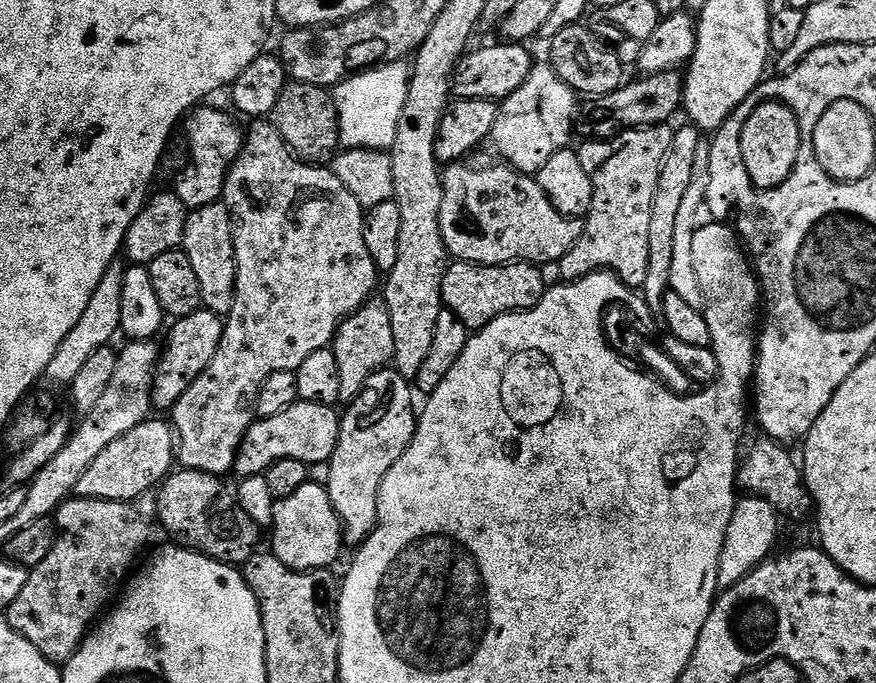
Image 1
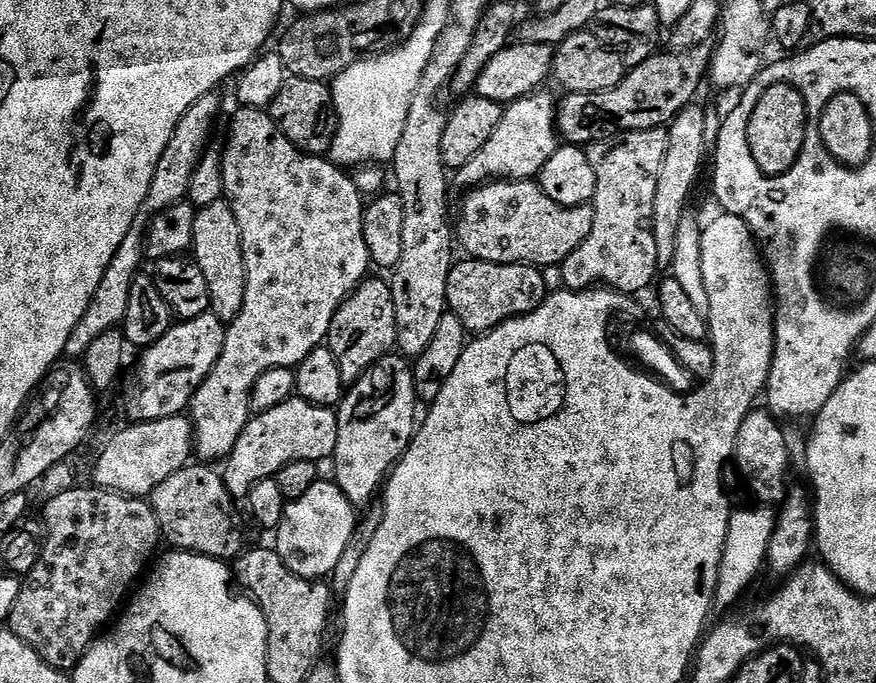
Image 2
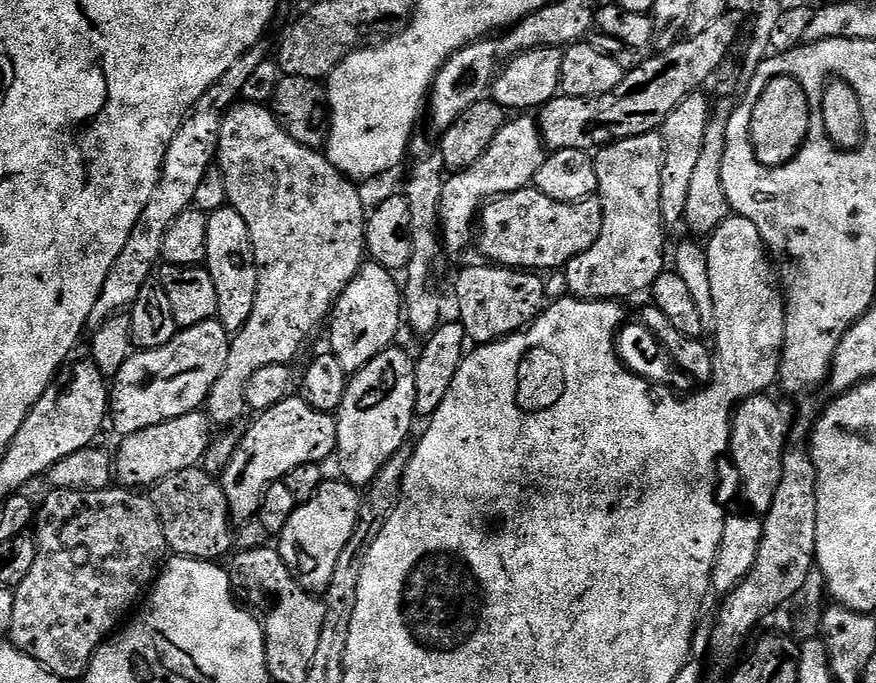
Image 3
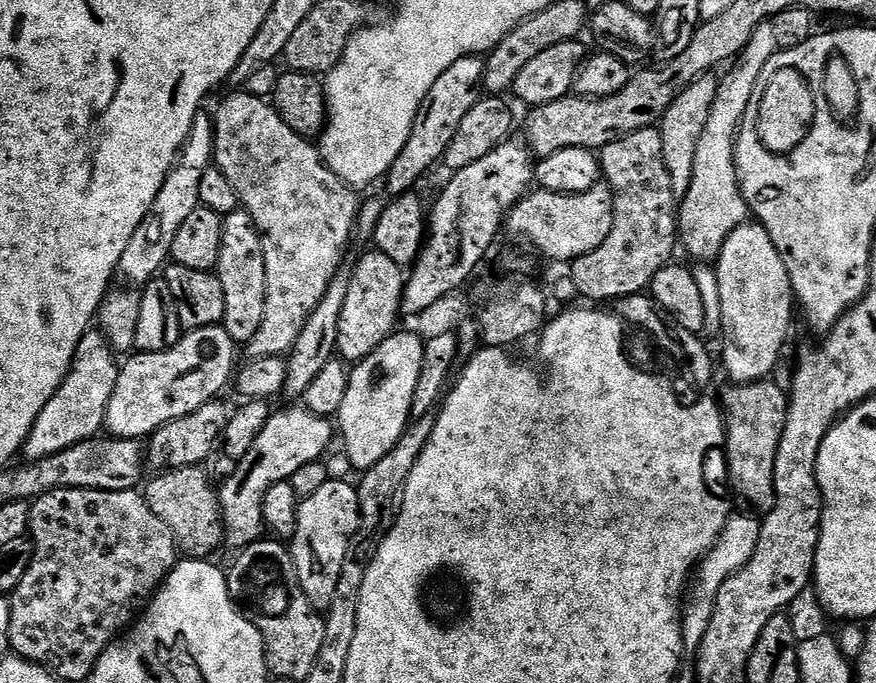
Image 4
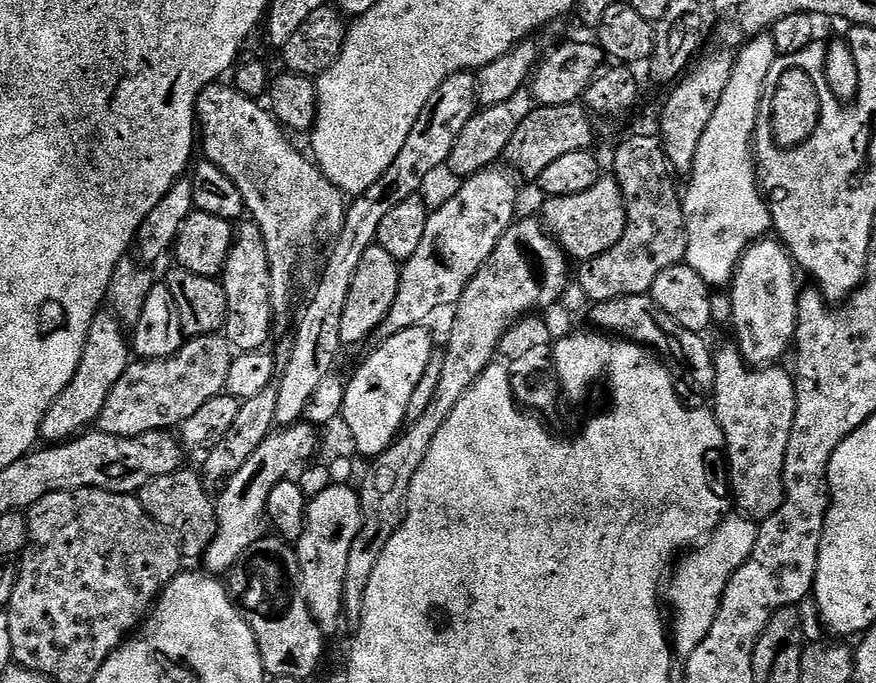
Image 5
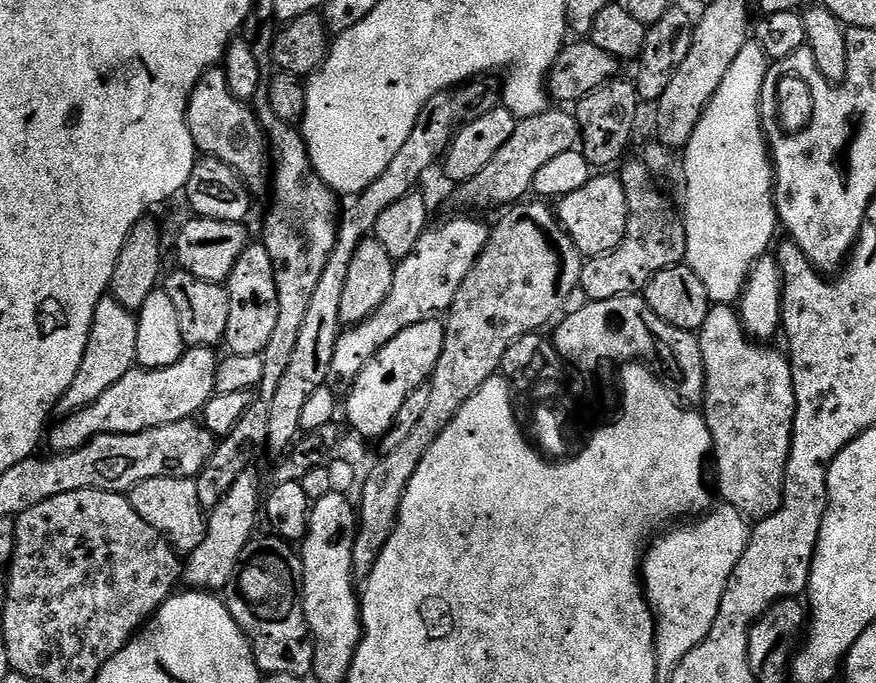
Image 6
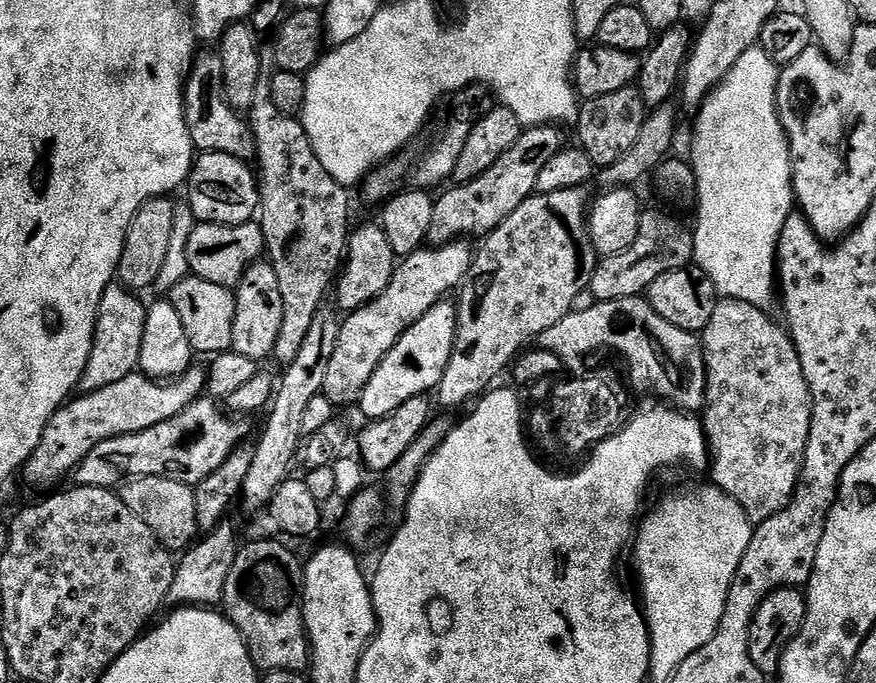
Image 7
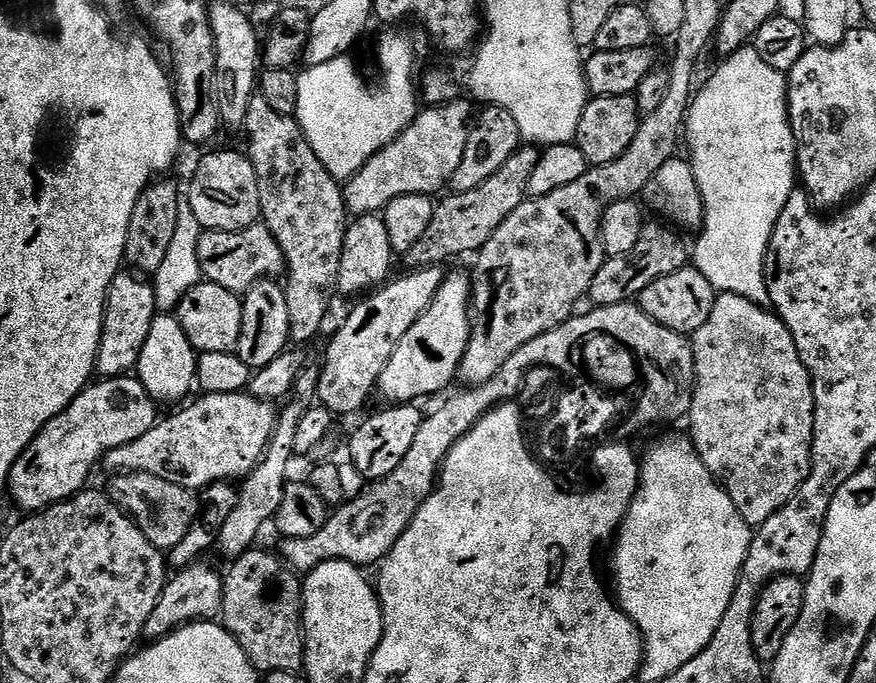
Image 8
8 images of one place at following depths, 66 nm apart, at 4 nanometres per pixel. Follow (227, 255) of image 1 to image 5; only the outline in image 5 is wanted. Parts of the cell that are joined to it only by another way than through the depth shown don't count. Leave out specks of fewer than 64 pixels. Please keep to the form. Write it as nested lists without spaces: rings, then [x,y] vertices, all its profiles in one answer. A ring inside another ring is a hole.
[[[251,222],[239,225],[230,254],[224,263],[222,283],[226,294],[226,322],[222,329],[237,353],[259,352],[268,340],[268,316],[270,317],[270,290],[268,289],[268,255],[260,228]]]

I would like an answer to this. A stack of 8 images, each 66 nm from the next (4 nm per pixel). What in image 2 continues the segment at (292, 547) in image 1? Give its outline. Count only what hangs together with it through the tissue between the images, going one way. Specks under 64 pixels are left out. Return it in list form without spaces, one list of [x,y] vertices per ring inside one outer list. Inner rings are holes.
[[[317,479],[316,484],[310,486],[306,494],[302,494],[302,498],[285,503],[282,522],[274,529],[274,551],[295,576],[313,582],[323,581],[331,577],[346,546],[350,546],[350,538],[356,533],[357,523],[357,505],[352,504],[350,498],[346,498],[346,494],[342,494],[340,487],[331,479]]]

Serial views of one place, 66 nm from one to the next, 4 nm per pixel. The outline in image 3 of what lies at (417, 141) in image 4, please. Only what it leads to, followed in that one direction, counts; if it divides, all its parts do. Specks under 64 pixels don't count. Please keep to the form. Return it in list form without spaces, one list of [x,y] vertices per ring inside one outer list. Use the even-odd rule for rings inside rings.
[[[490,38],[473,41],[447,60],[438,70],[432,83],[431,93],[426,101],[426,116],[432,119],[437,133],[442,134],[470,106],[489,95],[493,79],[498,71],[499,45]]]

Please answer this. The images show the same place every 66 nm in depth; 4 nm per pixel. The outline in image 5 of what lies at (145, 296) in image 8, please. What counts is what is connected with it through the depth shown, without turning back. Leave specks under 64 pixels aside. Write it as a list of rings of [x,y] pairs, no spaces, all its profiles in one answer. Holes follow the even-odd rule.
[[[111,311],[97,312],[96,317],[90,322],[90,330],[86,334],[86,342],[74,378],[66,386],[66,390],[58,394],[50,410],[46,410],[40,426],[39,439],[49,445],[59,444],[91,429],[95,425],[92,423],[95,420],[97,423],[103,417],[110,390],[128,368],[130,363],[128,352],[130,356],[130,340],[126,335],[125,325],[121,324]]]

